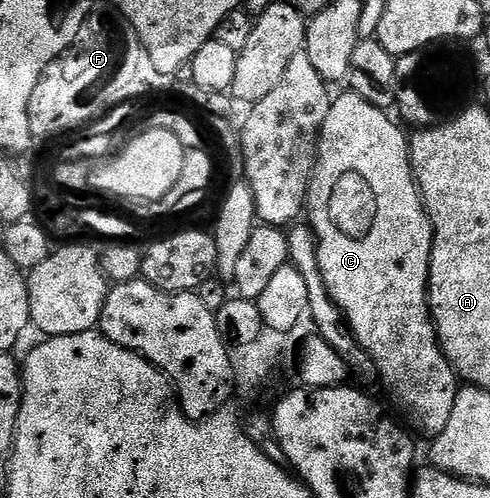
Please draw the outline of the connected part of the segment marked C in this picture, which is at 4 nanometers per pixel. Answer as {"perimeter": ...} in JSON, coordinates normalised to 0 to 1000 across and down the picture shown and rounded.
{"perimeter":[[[704,185],[680,199],[673,223],[657,251],[657,269],[649,275],[649,323],[641,329],[641,349],[633,355],[633,384],[624,390],[622,420],[629,424],[629,452],[649,482],[649,520],[653,546],[661,554],[661,570],[678,594],[678,602],[694,616],[706,637],[706,649],[727,675],[727,683],[751,707],[763,725],[769,757],[788,765],[788,783],[829,823],[839,823],[837,839],[871,876],[906,867],[906,851],[914,851],[914,835],[922,835],[922,811],[931,811],[931,795],[939,781],[939,761],[924,735],[906,715],[902,695],[894,689],[894,669],[886,663],[886,641],[878,637],[878,508],[886,488],[886,460],[869,418],[861,412],[861,392],[853,386],[853,367],[845,361],[845,341],[837,335],[837,289],[831,271],[794,235],[790,223],[751,209],[735,191]]]}

